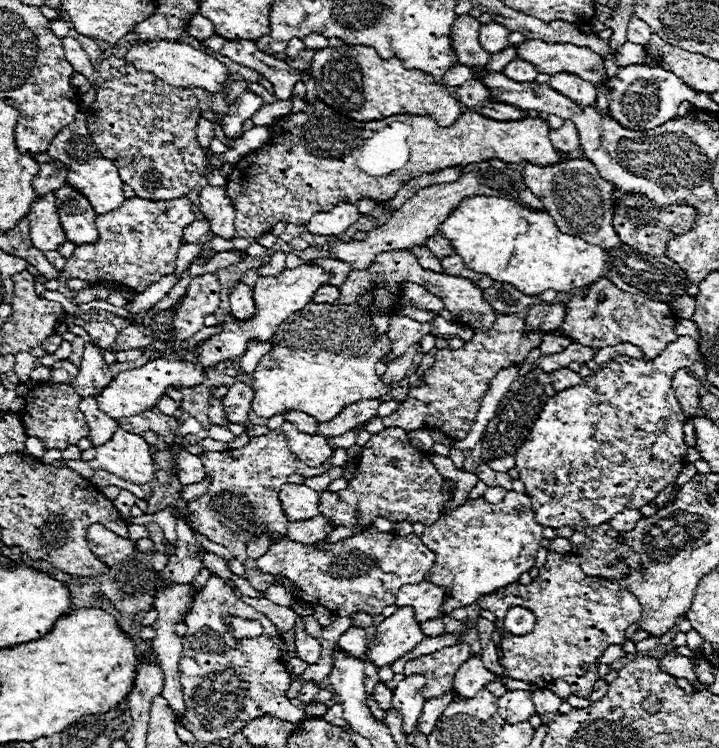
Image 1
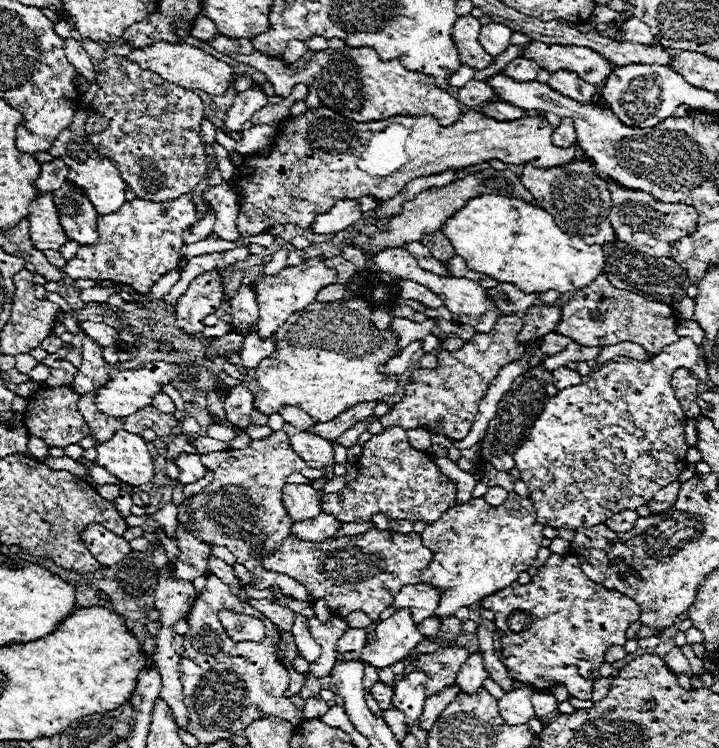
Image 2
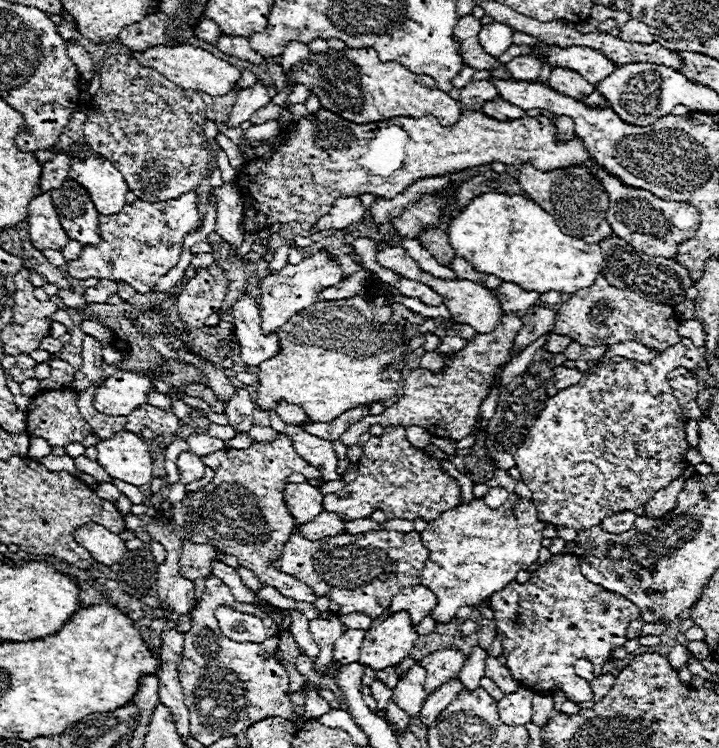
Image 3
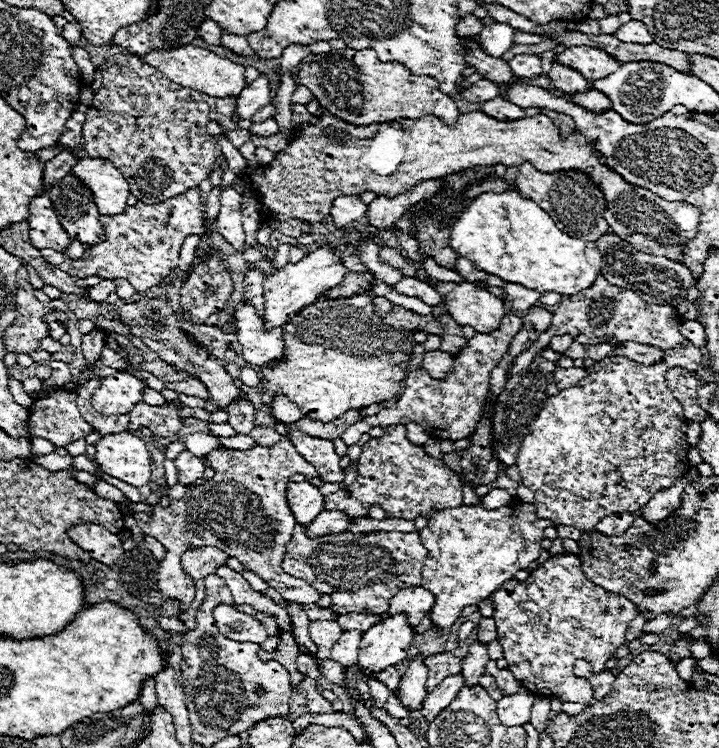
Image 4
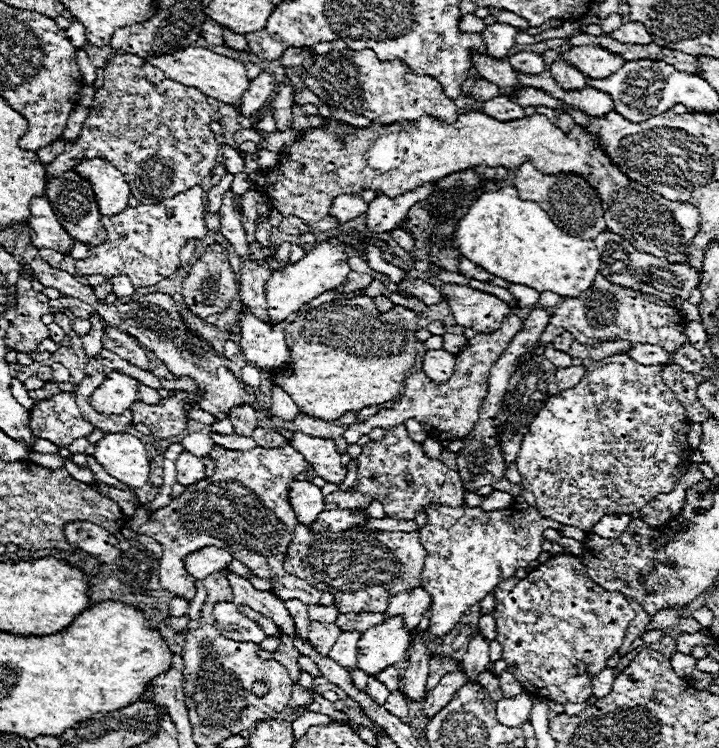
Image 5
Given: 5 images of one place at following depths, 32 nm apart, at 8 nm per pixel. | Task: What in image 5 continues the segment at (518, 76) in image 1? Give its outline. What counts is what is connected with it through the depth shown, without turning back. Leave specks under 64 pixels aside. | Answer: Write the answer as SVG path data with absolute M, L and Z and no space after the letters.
M518 52L512 58L508 58L508 62L516 72L522 72L522 74L540 74L540 72L544 72L542 56L534 54L534 52Z

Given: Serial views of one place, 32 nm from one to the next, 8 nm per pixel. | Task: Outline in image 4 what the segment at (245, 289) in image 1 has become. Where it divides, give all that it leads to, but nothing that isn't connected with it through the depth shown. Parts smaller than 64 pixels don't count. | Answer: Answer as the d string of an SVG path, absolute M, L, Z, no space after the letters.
M242 300L234 308L234 324L238 328L238 344L242 348L244 362L252 366L262 366L266 362L272 362L274 358L282 358L284 346L282 346L282 326L274 332L266 332L262 318L256 314L252 304Z

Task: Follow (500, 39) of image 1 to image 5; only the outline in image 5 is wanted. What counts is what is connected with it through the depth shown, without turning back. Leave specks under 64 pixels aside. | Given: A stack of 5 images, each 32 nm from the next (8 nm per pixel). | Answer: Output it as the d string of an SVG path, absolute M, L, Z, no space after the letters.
M500 22L490 24L482 30L482 40L486 44L486 50L494 58L504 58L508 50L514 46L514 36L518 30L514 26L502 26Z

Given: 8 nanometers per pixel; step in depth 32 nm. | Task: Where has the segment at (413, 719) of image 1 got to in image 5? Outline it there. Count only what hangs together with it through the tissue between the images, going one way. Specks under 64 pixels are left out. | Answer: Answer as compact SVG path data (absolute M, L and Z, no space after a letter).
M414 640L412 642L412 652L410 652L410 664L404 670L402 676L402 694L406 702L420 702L426 696L426 678L428 678L428 654L422 642Z

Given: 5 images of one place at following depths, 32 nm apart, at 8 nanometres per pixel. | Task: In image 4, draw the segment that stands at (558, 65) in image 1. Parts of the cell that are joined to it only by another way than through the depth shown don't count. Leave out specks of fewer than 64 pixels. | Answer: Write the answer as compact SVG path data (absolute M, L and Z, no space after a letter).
M570 46L570 48L562 50L560 54L556 54L554 62L560 62L564 66L578 70L582 76L588 78L588 82L602 80L602 78L606 78L606 74L612 74L620 66L618 60L614 60L614 58L606 56L602 50L590 48L590 46Z

